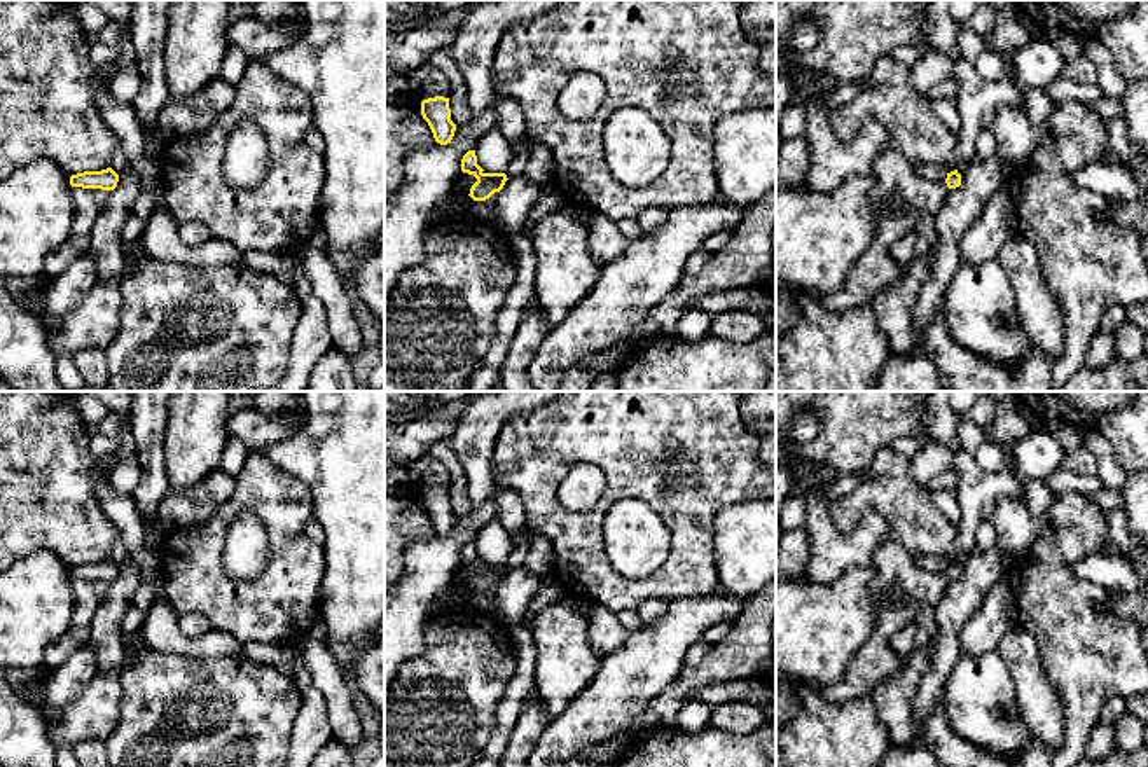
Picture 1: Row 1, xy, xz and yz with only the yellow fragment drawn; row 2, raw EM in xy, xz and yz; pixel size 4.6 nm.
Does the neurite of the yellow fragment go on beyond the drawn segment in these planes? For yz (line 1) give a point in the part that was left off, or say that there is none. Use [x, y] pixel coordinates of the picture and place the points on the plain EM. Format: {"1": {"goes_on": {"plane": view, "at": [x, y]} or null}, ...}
{"1": {"goes_on": null}}

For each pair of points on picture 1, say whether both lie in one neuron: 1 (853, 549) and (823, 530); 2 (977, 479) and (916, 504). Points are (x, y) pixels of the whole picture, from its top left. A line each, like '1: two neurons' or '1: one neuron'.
1: one neuron
2: two neurons

